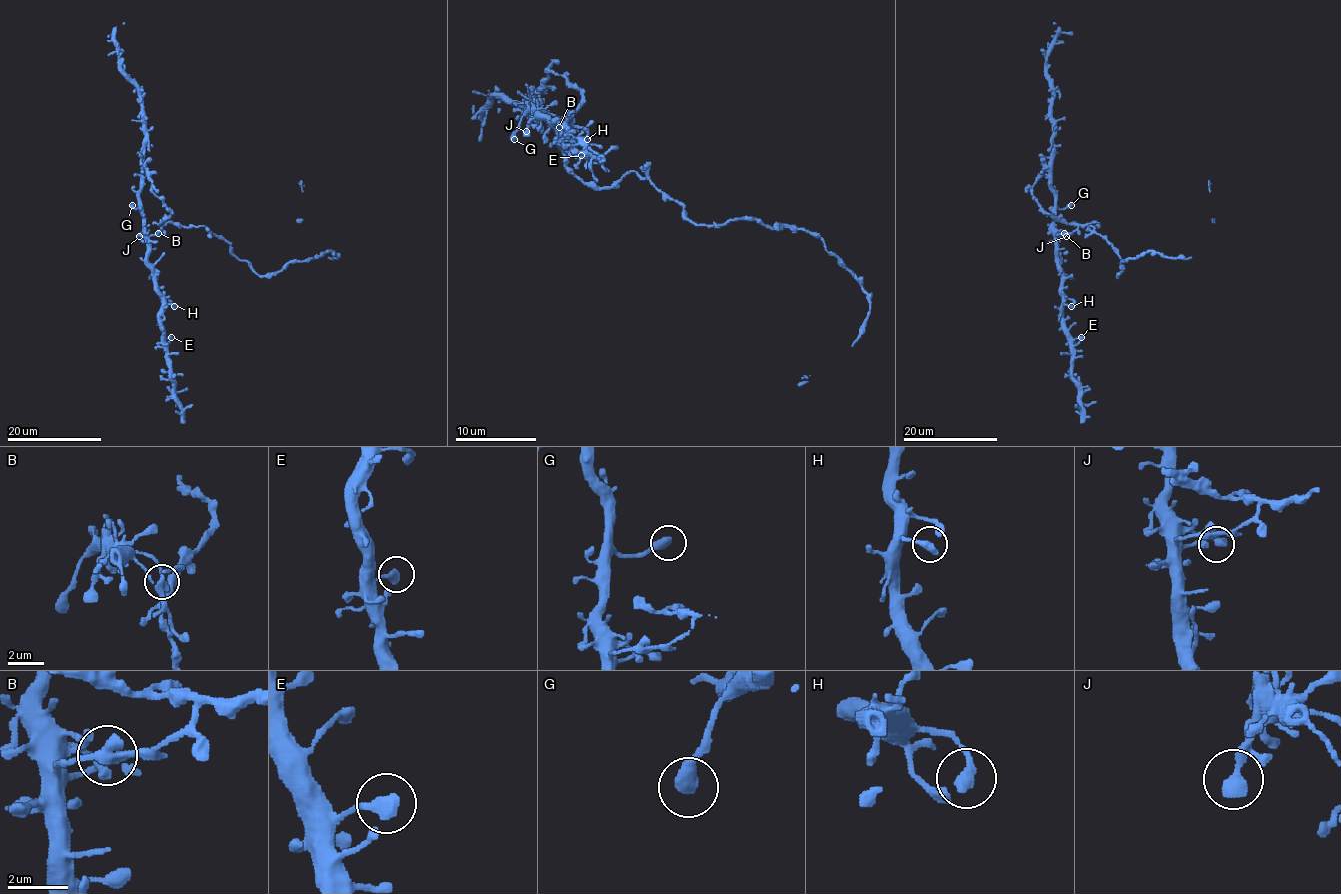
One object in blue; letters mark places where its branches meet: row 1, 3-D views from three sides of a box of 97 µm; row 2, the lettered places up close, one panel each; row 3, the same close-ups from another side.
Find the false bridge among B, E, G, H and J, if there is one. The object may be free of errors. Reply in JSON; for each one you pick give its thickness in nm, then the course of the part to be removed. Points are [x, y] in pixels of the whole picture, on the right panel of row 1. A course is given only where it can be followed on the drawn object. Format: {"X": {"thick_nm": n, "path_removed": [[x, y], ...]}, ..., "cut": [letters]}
{"B": {"thick_nm": 360}, "cut": ["B"]}

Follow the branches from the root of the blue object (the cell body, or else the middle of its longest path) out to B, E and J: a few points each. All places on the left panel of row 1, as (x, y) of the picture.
B: (194, 227), (167, 222), (158, 234)
E: (194, 227), (167, 222), (147, 242), (147, 262), (154, 290), (161, 300), (160, 329), (165, 339), (171, 337)
J: (194, 227), (167, 222), (155, 235), (139, 236)

